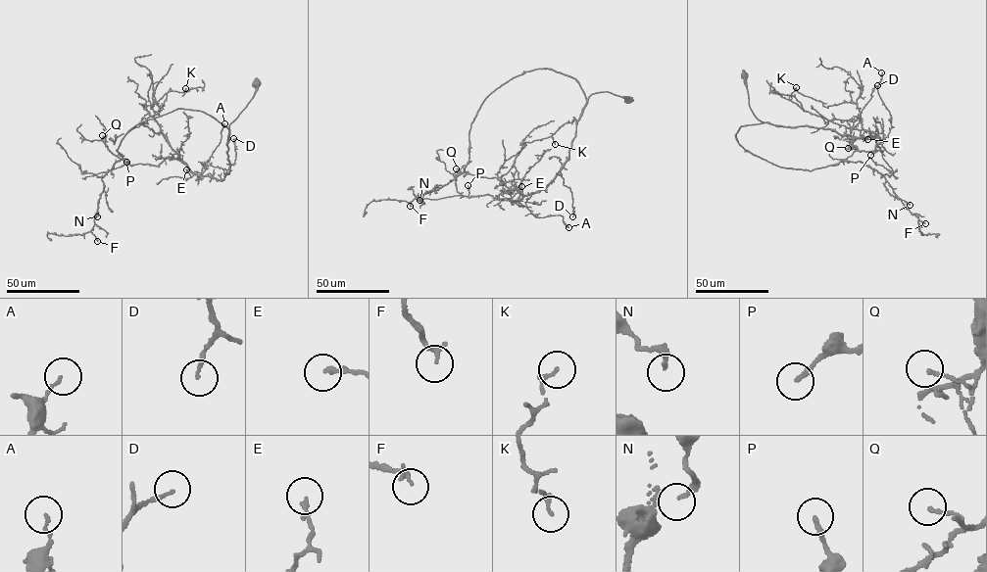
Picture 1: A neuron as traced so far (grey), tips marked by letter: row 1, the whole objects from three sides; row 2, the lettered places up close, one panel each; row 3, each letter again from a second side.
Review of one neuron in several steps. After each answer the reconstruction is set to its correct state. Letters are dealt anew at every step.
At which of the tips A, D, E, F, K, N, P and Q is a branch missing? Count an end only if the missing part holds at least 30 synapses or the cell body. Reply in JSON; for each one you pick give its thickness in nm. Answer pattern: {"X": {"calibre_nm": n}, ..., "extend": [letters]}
{"extend": []}

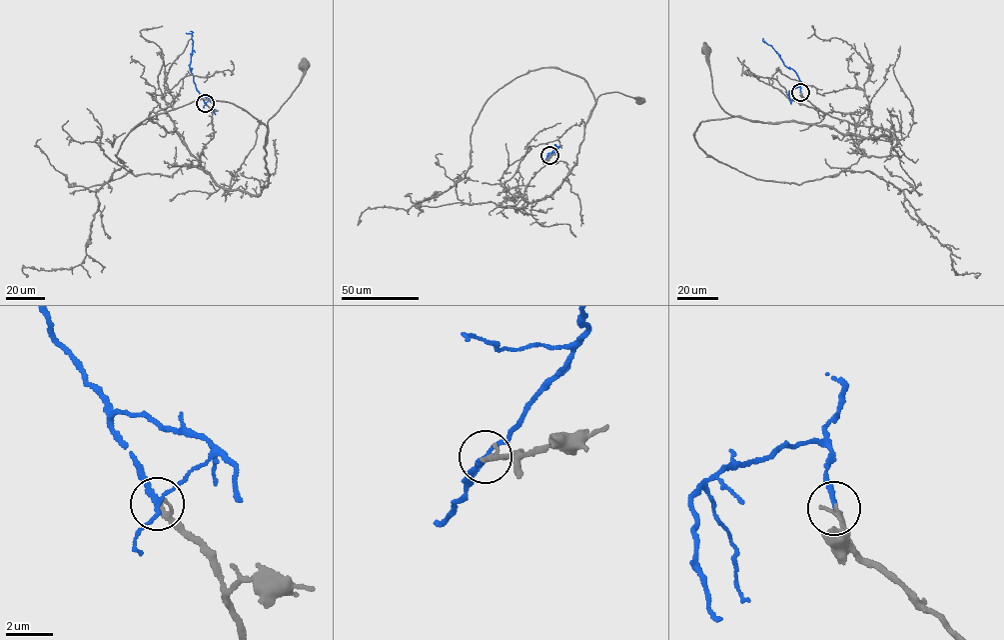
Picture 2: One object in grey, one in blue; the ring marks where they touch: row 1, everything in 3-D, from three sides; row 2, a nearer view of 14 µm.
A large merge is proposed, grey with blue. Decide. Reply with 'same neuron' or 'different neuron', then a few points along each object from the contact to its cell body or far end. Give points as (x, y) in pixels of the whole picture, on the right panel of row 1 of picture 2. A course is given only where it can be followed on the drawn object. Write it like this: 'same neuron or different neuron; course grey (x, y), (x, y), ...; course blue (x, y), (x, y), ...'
same neuron; course grey (801, 93), (827, 114), (891, 135), (858, 137), (825, 126), (730, 115), (713, 93), (707, 50); course blue (800, 92), (801, 81), (795, 72), (785, 66), (778, 53), (764, 42)

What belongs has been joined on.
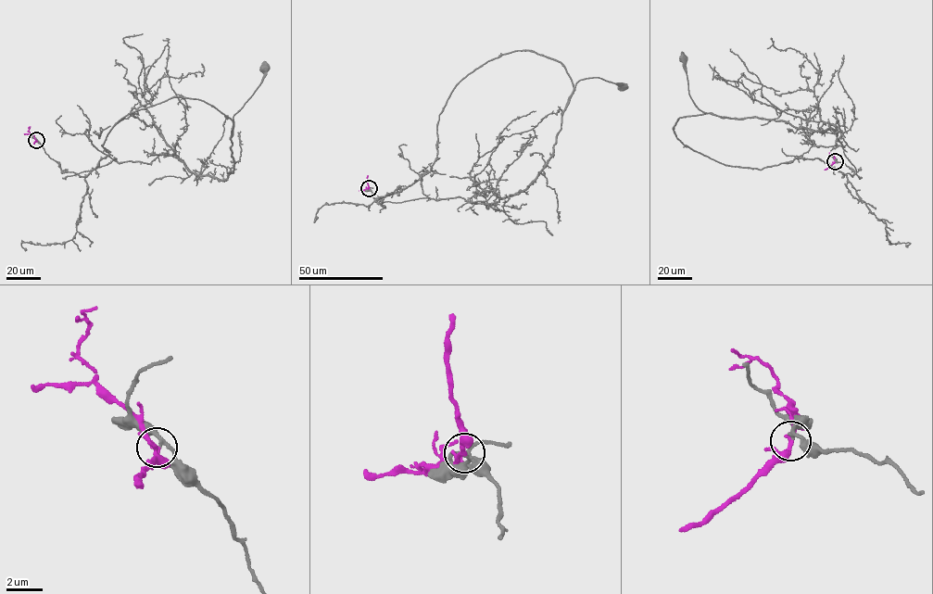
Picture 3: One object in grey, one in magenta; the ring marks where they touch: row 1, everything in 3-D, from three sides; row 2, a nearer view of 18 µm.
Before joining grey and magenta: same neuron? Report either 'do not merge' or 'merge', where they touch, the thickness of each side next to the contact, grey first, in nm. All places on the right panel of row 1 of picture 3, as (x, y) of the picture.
do not merge; at (835, 161); 160 nm thick on the grey side, 200 nm on the other

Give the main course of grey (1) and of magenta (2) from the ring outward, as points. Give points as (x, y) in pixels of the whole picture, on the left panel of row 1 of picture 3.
1: (36, 140), (62, 171), (87, 175), (130, 113), (177, 96), (233, 120), (263, 69)
2: (35, 140), (28, 127)

